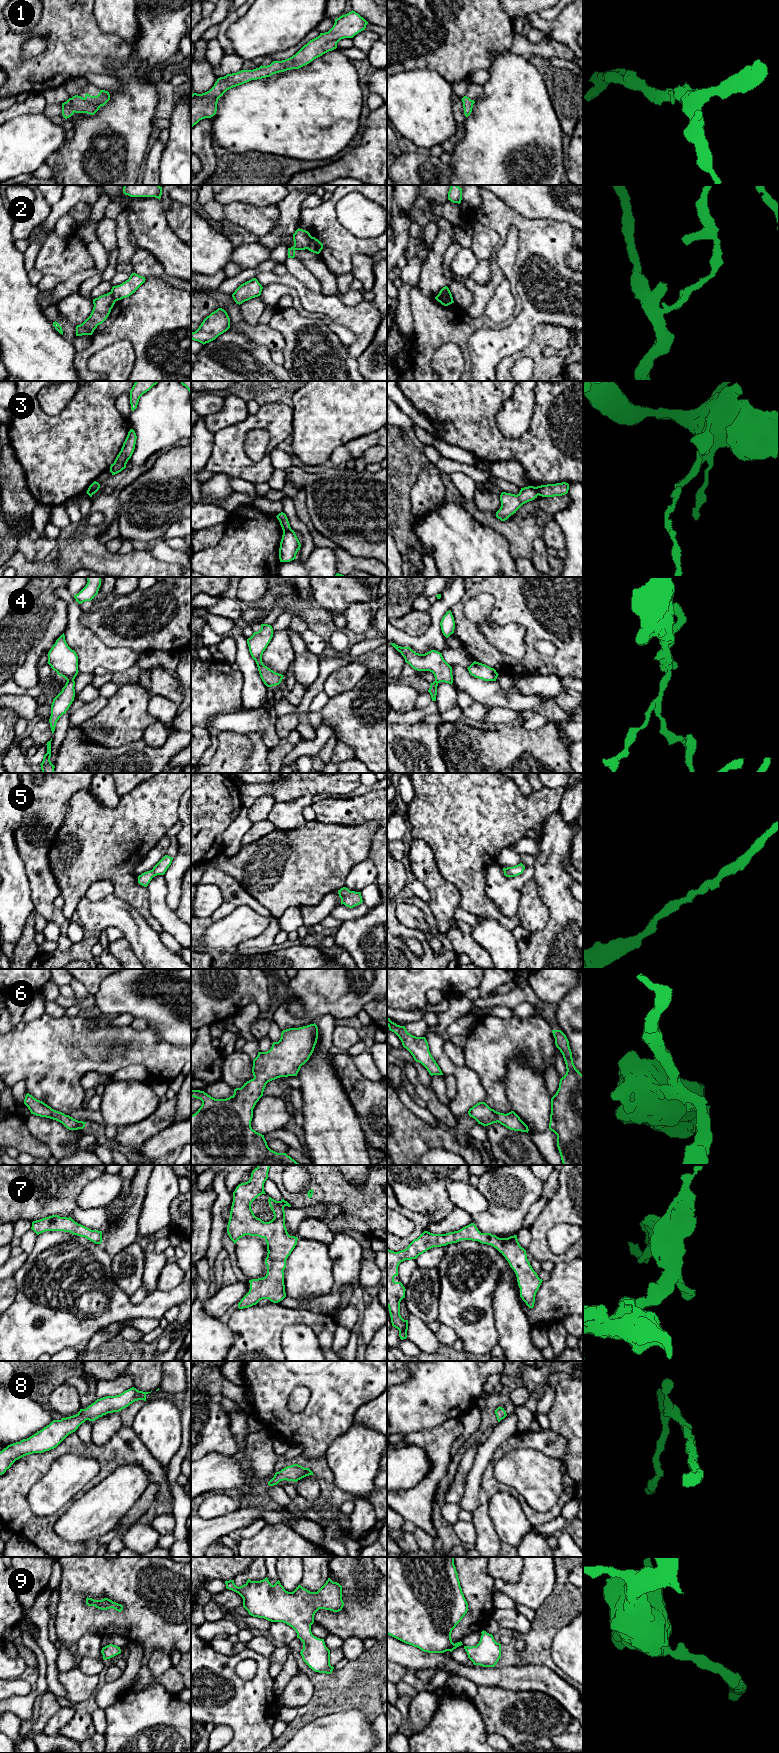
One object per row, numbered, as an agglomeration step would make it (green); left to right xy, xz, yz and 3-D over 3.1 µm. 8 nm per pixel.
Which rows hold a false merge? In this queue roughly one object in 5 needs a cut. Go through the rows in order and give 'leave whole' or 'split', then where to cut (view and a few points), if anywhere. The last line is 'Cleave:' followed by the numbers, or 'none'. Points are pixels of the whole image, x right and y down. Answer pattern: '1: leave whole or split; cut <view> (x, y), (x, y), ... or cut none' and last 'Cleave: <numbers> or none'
1: leave whole; cut none
2: split; cut yz (438, 294), (452, 300)
3: split; cut xz (290, 528), (283, 532)
4: leave whole; cut none
5: leave whole; cut none
6: leave whole; cut none
7: leave whole; cut none
8: leave whole; cut none
9: leave whole; cut none
Cleave: 2, 3

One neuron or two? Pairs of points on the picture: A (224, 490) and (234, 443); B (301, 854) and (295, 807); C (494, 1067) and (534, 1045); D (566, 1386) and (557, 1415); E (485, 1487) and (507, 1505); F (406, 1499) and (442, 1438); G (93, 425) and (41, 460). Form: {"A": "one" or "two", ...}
{"A": "two", "B": "two", "C": "one", "D": "one", "E": "two", "F": "one", "G": "one"}

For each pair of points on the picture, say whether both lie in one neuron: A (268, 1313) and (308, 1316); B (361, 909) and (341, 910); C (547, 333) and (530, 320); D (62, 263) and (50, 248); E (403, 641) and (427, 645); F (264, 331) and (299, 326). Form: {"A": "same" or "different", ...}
{"A": "same", "B": "same", "C": "different", "D": "same", "E": "same", "F": "different"}

